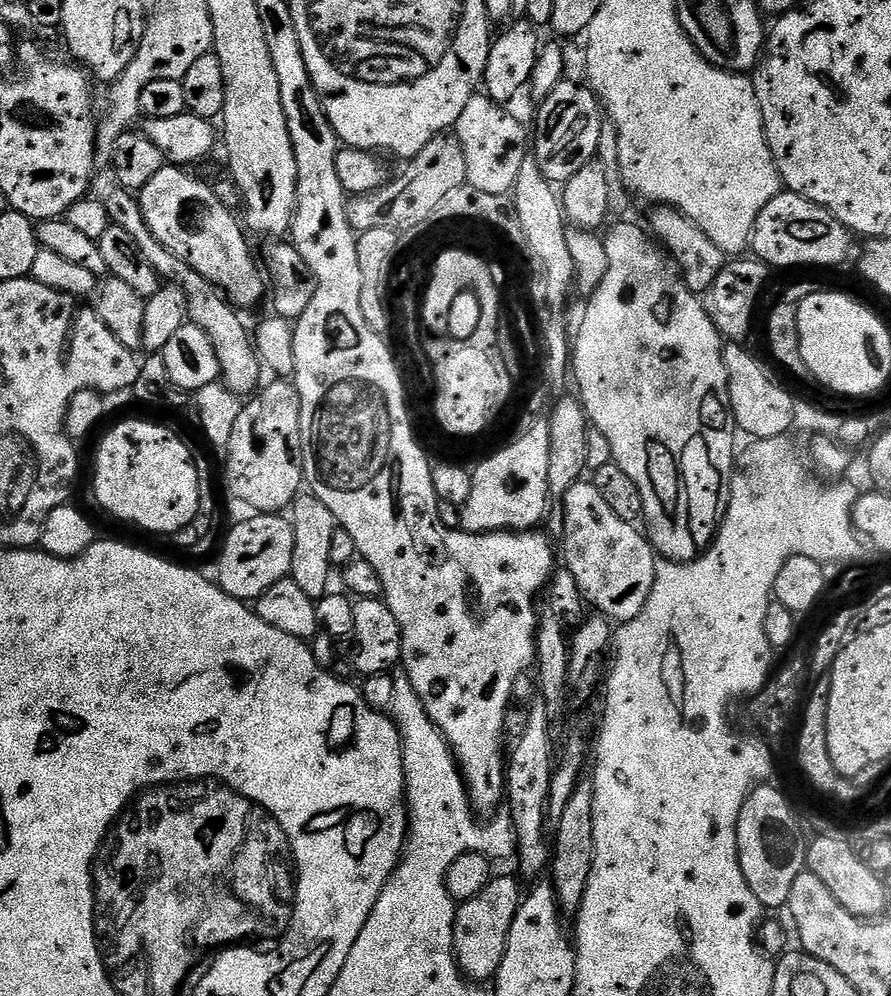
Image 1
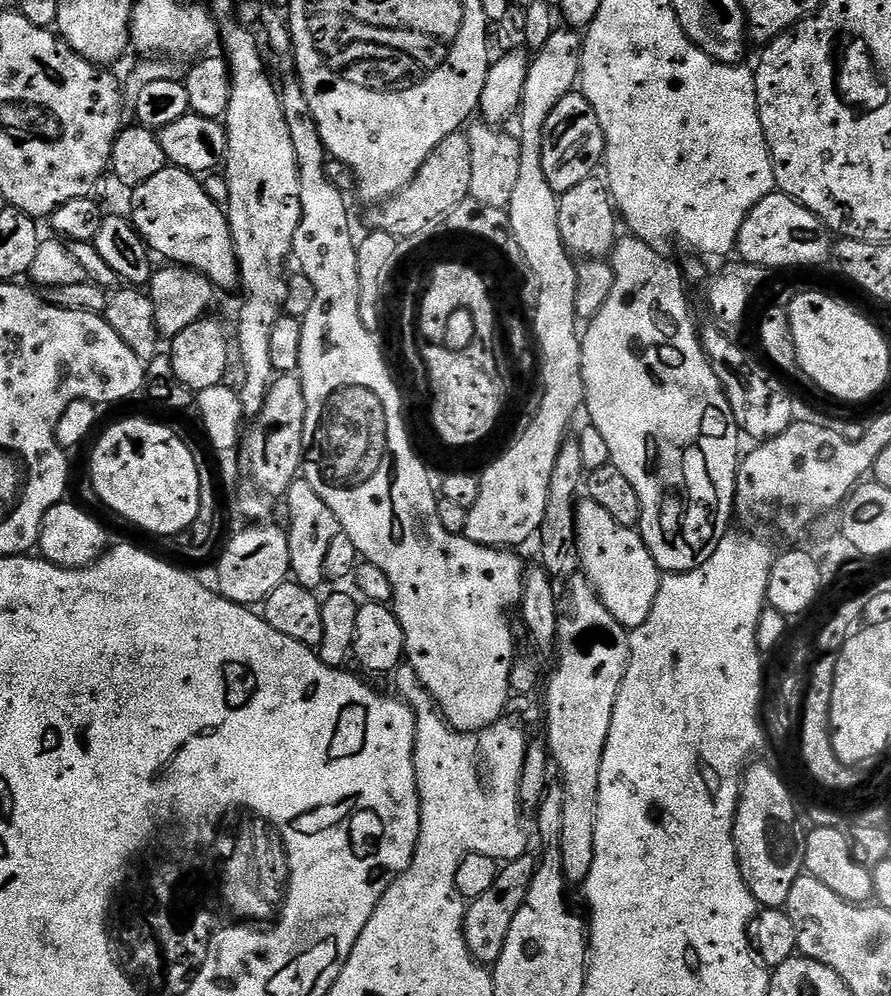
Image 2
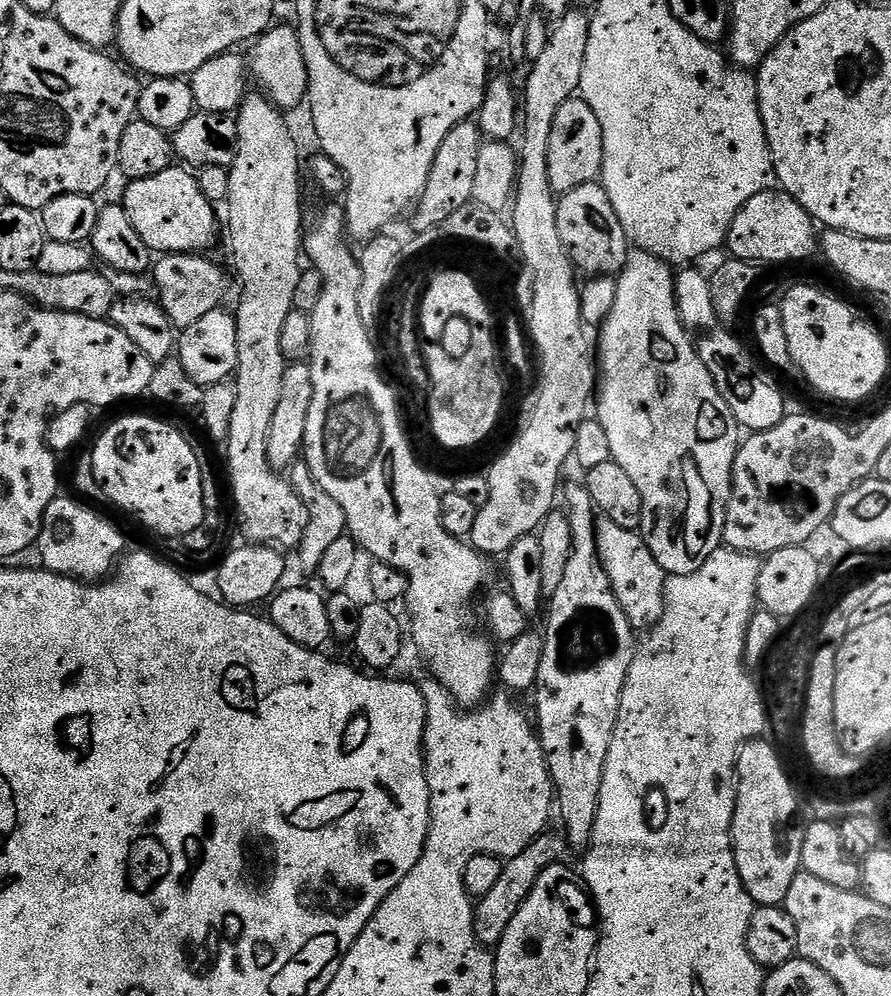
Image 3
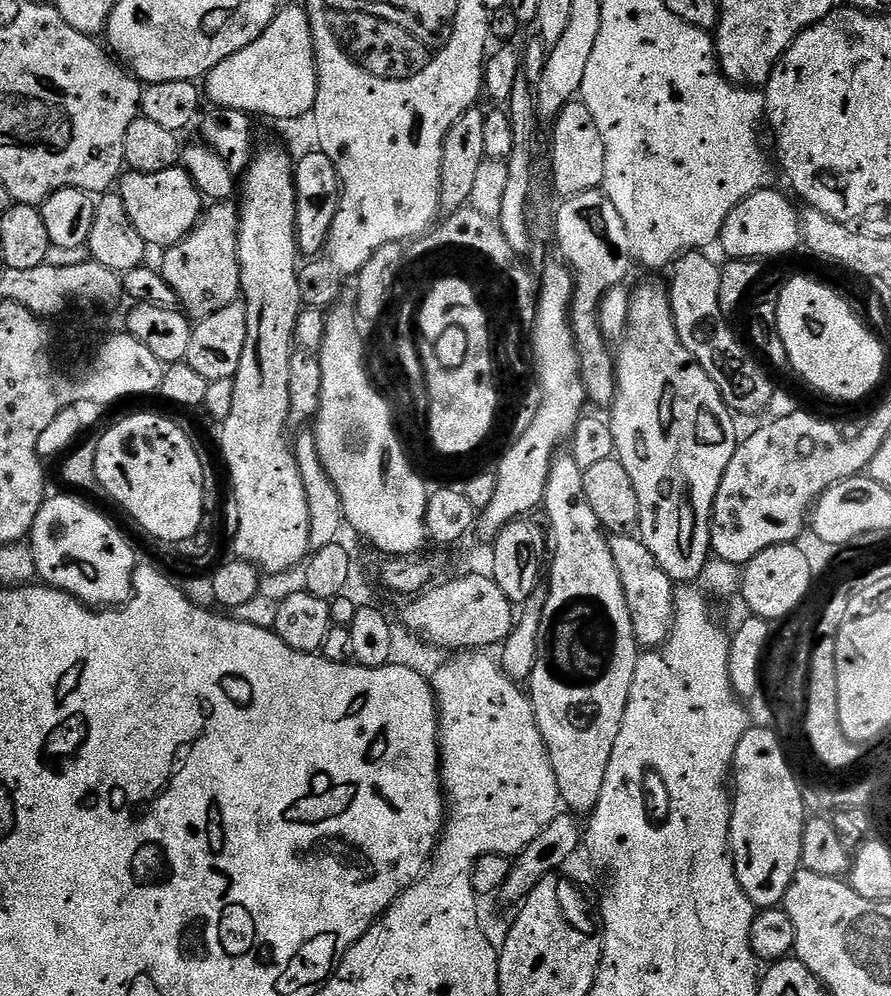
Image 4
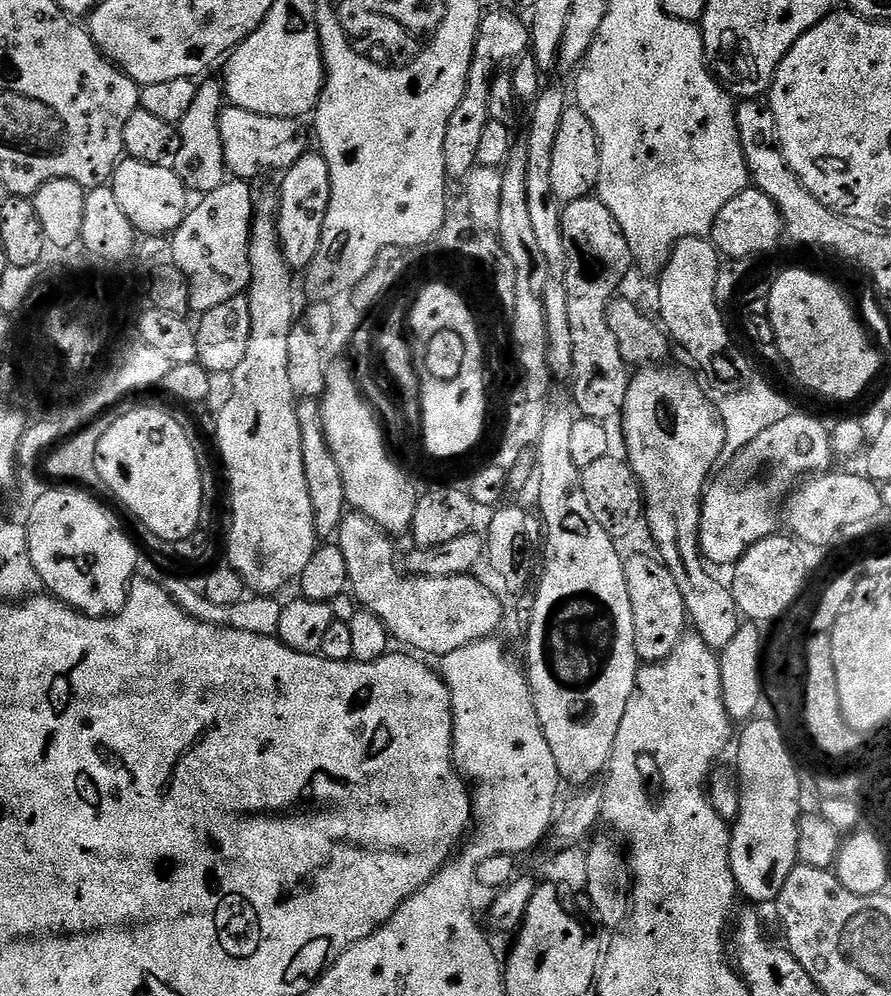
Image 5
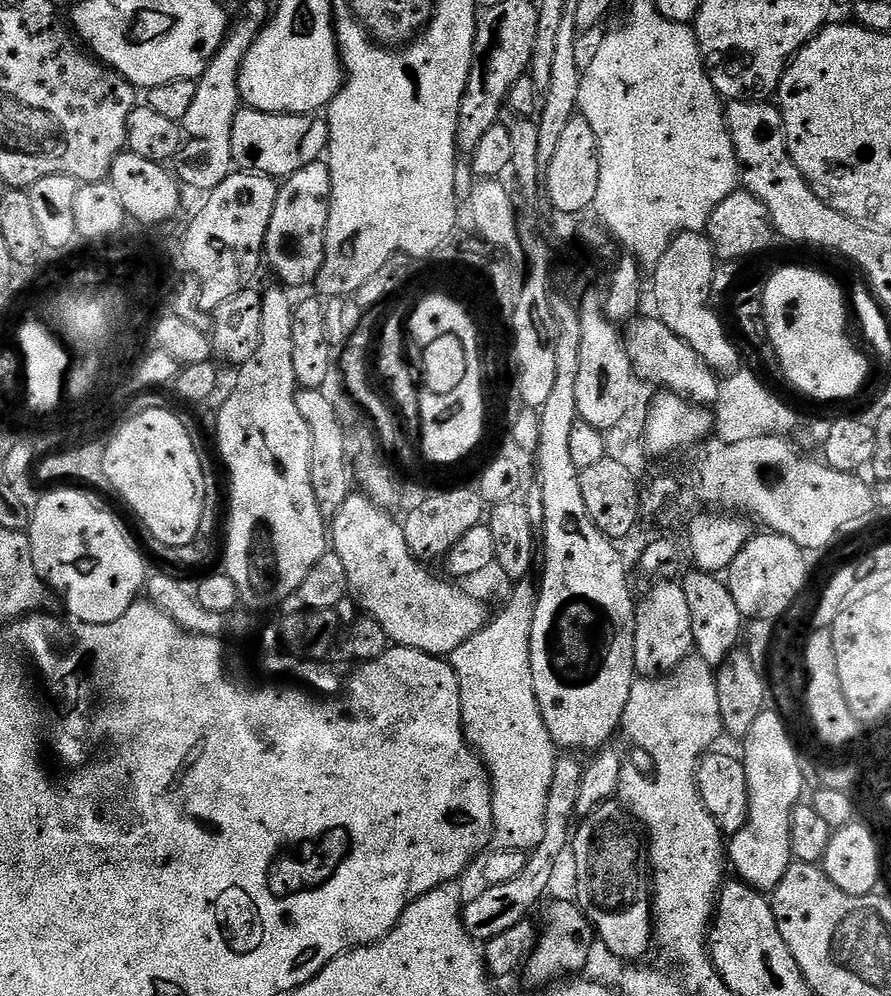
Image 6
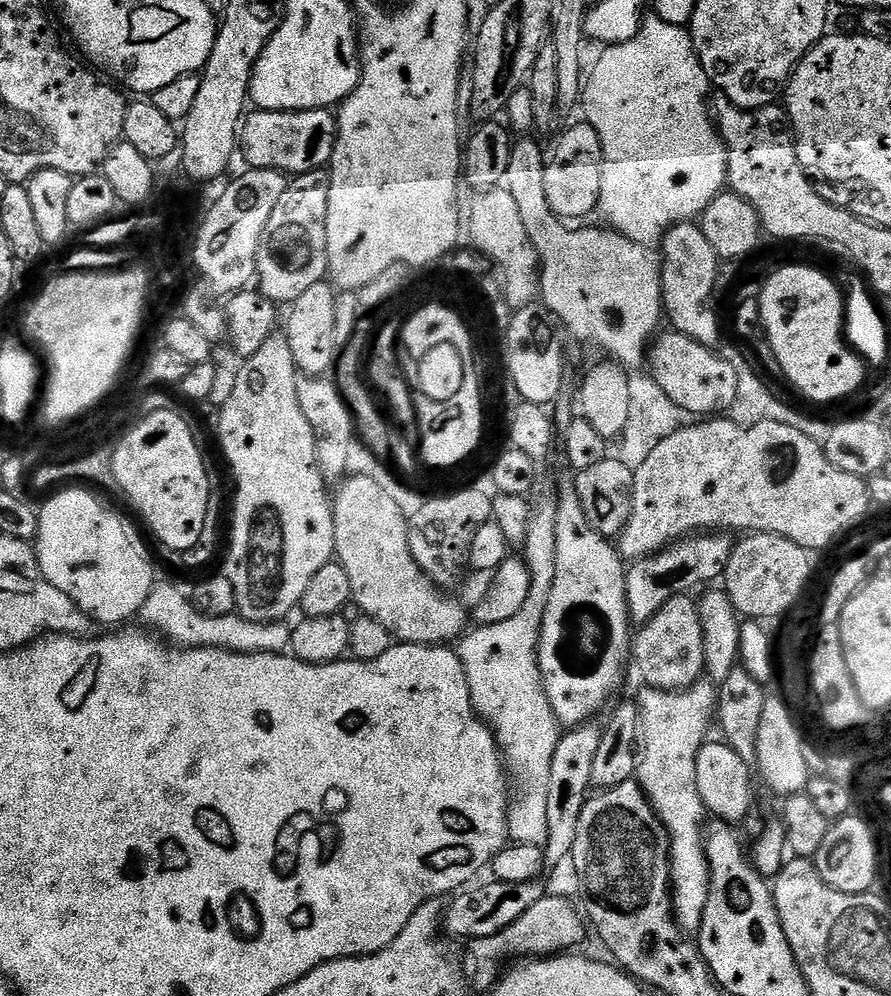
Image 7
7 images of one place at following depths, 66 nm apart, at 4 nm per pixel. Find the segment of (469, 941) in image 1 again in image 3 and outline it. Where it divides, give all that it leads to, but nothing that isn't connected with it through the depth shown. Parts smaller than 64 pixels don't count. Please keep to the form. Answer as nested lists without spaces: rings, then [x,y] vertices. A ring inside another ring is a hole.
[[[560,834],[548,835],[537,836],[534,842],[530,842],[530,846],[526,846],[526,850],[522,850],[522,854],[507,861],[502,870],[502,878],[498,878],[497,884],[490,889],[490,894],[479,897],[474,908],[476,913],[474,930],[480,944],[485,946],[499,944],[502,934],[506,934],[506,926],[510,926],[510,918],[518,914],[522,902],[526,902],[526,894],[534,890],[534,882],[538,882],[538,874],[542,874],[542,870],[550,867],[551,864],[561,863],[565,859],[563,857],[564,848],[566,849],[565,837]]]

